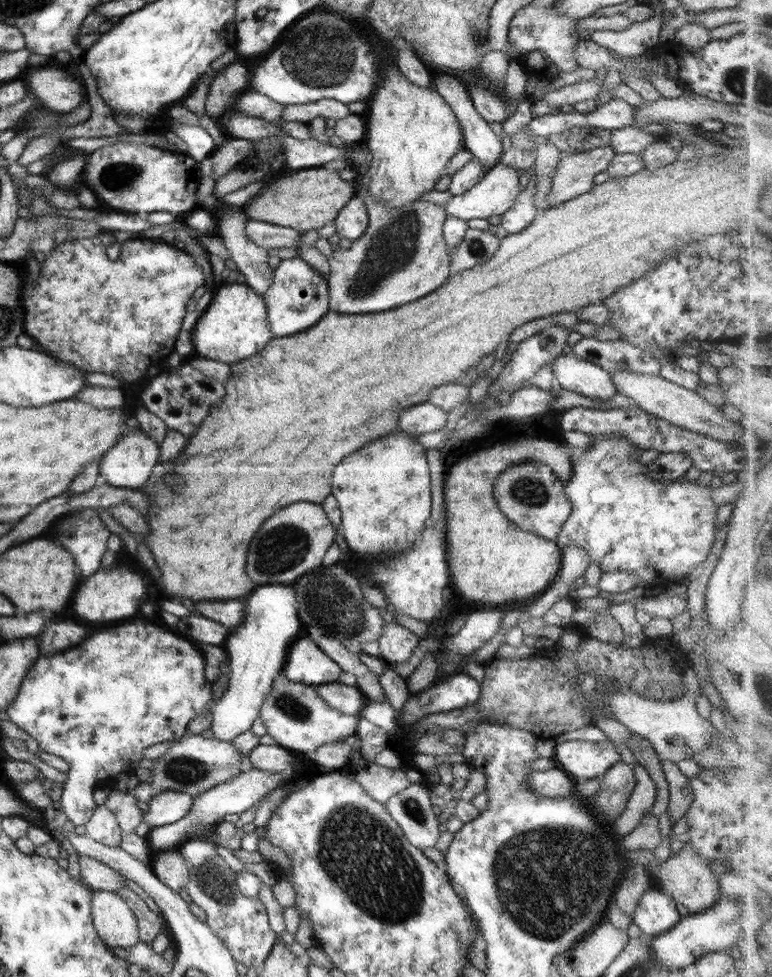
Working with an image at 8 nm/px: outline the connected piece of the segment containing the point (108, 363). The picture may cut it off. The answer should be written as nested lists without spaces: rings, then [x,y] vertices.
[[[108,231],[94,238],[87,236],[56,243],[52,253],[40,264],[36,285],[28,282],[29,273],[20,266],[21,301],[26,308],[24,328],[26,334],[34,338],[35,346],[52,356],[88,373],[104,372],[132,384],[147,374],[151,366],[161,364],[175,352],[174,344],[186,316],[186,306],[196,288],[205,284],[207,274],[190,254],[156,240],[128,240],[120,248],[120,258],[110,260],[106,248],[114,242],[116,238]]]

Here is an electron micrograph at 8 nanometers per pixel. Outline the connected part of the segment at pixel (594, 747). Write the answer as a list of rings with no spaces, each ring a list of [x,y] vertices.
[[[584,740],[556,743],[552,758],[556,767],[567,772],[574,781],[604,775],[612,765],[622,760],[620,752],[610,741],[594,743]]]

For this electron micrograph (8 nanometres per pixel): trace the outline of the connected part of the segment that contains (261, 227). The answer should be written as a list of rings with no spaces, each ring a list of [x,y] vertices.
[[[248,219],[245,224],[246,236],[258,246],[264,247],[267,251],[271,248],[297,248],[302,239],[302,232],[292,228],[276,226],[267,222],[258,222]]]

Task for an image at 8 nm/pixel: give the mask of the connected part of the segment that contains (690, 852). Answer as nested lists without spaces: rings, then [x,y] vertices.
[[[684,845],[682,850],[663,862],[658,868],[655,886],[670,892],[671,898],[690,911],[690,914],[702,914],[714,907],[721,896],[718,892],[718,876],[710,868],[710,861],[697,853],[692,845]]]

